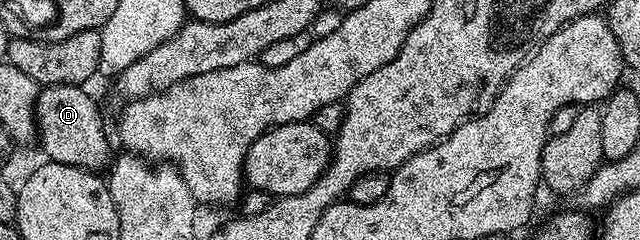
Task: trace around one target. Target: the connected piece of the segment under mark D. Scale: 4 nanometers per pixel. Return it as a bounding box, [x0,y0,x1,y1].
[34,84,112,172]

